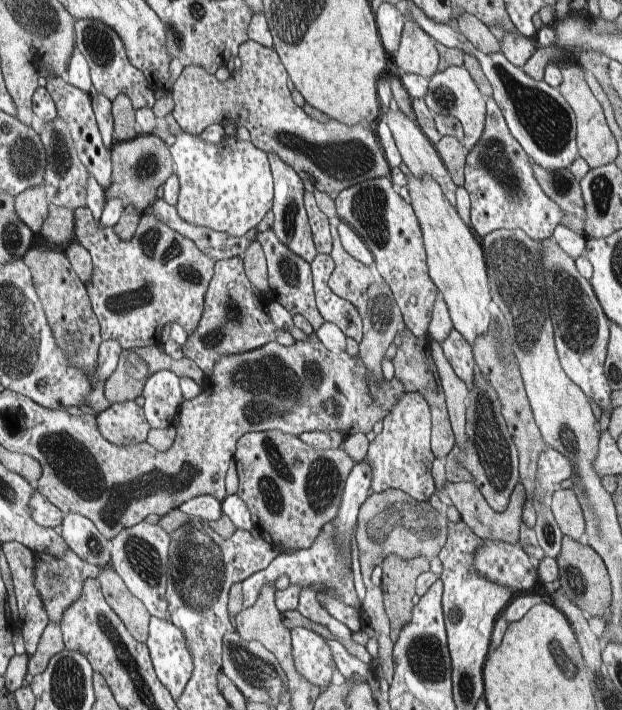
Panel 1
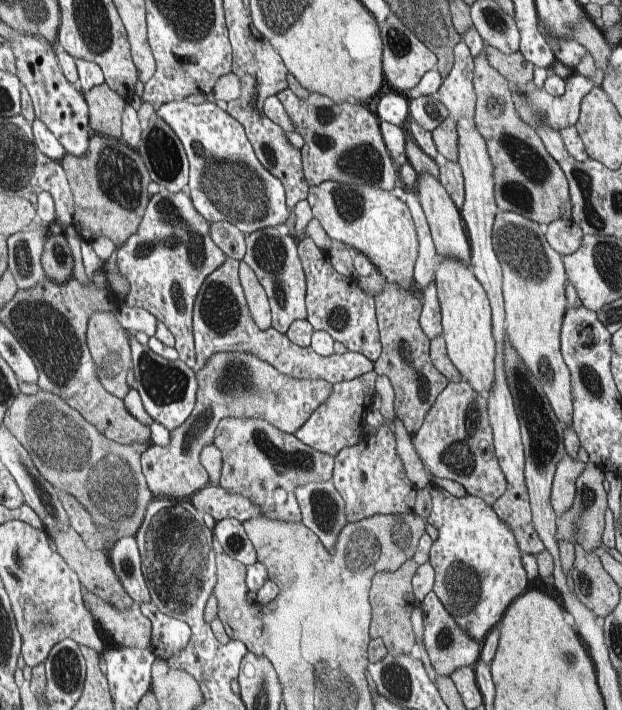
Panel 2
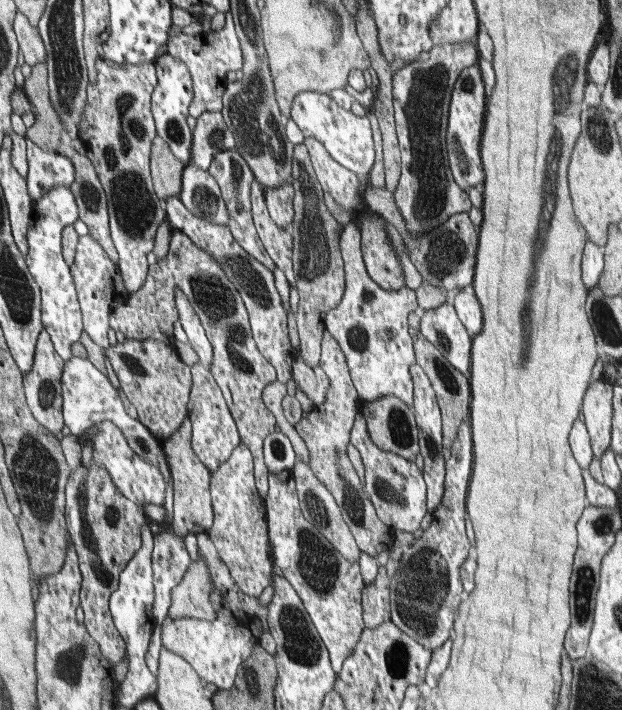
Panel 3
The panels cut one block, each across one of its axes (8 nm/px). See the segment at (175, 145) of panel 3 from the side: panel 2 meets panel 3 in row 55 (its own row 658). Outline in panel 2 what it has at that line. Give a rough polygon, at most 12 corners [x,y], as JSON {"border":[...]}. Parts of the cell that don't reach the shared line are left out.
{"border":[[152,602],[139,605],[152,625],[149,647],[167,661],[180,656],[190,625]]}

